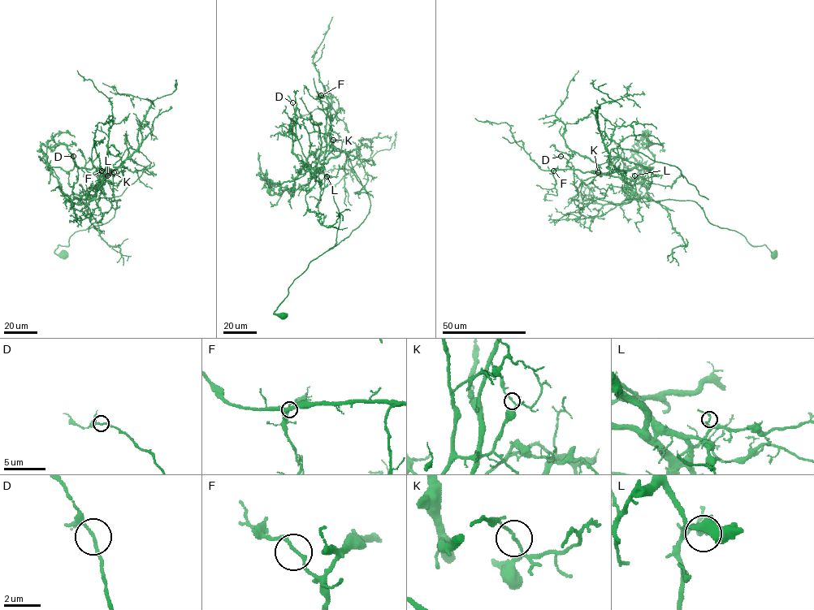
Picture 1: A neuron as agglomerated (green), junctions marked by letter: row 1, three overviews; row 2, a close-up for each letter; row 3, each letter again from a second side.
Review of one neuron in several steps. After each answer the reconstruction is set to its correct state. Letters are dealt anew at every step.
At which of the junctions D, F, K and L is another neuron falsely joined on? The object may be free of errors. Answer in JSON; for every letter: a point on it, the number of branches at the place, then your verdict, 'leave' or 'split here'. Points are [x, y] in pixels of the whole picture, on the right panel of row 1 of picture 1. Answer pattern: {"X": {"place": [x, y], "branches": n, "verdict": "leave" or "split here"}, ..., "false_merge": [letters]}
{"D": {"place": [560, 156], "branches": 2, "verdict": "leave"}, "F": {"place": [553, 170], "branches": 2, "verdict": "leave"}, "K": {"place": [598, 172], "branches": 2, "verdict": "split here"}, "L": {"place": [634, 175], "branches": 2, "verdict": "leave"}, "false_merge": ["K"]}

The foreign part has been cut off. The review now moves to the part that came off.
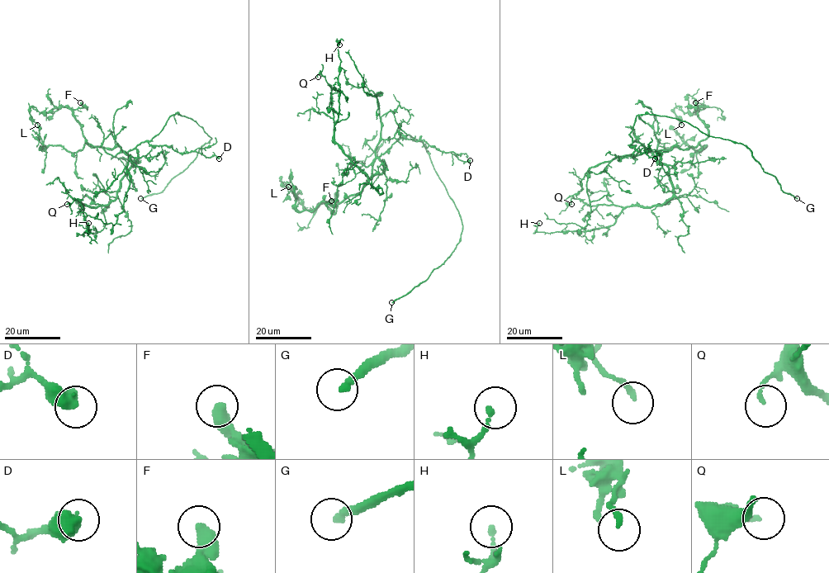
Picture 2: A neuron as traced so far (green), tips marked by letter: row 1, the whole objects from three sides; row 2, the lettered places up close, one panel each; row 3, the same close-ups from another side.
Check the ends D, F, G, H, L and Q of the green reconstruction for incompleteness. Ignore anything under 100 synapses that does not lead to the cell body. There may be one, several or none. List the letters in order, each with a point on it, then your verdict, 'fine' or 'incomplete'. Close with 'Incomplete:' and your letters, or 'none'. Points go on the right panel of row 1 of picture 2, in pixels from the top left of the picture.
D: (655, 158) | fine
F: (695, 102) | fine
G: (797, 198) | incomplete
H: (539, 223) | fine
L: (681, 125) | fine
Q: (571, 204) | fine
Incomplete: G

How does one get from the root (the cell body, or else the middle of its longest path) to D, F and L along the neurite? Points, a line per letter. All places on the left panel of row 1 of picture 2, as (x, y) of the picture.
D: (153, 138), (149, 142), (150, 145), (167, 145), (179, 153), (196, 151), (206, 157), (216, 155), (219, 158)
F: (153, 138), (126, 152), (119, 146), (92, 147), (73, 114), (74, 110), (82, 106), (80, 102)
L: (153, 138), (126, 152), (92, 147), (63, 106), (45, 113), (31, 106), (30, 116), (37, 125)

